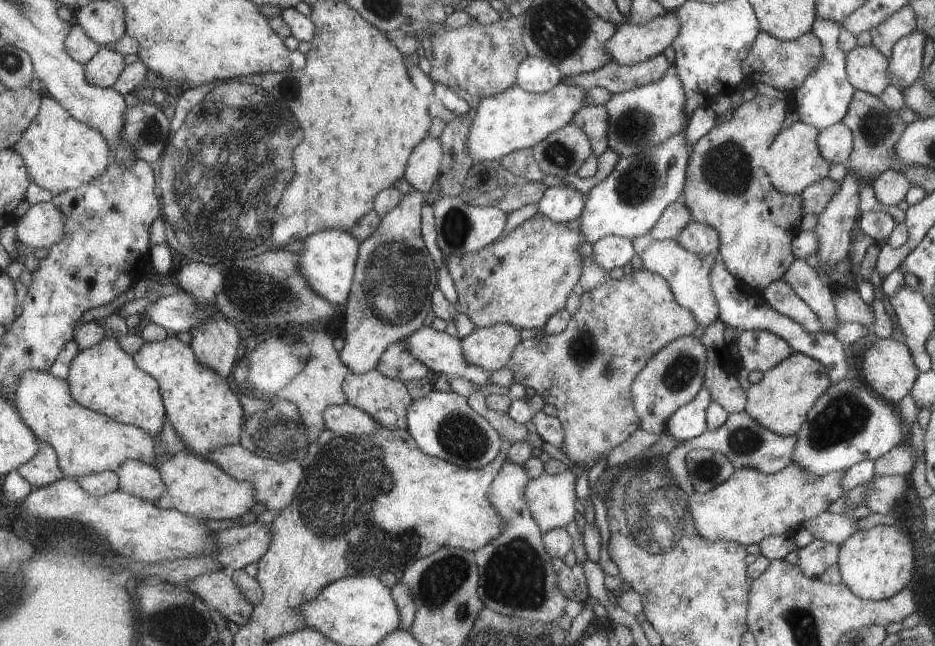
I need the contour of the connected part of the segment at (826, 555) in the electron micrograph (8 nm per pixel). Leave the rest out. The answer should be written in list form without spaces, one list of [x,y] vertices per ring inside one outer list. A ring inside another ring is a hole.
[[[814,539],[808,546],[798,549],[797,566],[808,578],[820,577],[830,566],[839,563],[840,546]]]

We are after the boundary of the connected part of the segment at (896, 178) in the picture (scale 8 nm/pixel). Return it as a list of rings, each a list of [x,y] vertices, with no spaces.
[[[892,168],[882,172],[872,183],[876,199],[884,206],[896,206],[905,200],[911,186],[909,177],[904,172]]]

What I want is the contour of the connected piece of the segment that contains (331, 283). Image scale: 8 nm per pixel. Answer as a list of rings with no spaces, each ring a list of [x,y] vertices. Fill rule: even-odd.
[[[329,229],[318,230],[310,236],[306,236],[303,250],[298,254],[298,272],[306,280],[306,284],[318,293],[318,296],[330,302],[330,304],[344,304],[348,301],[353,287],[353,277],[356,275],[357,259],[360,255],[361,244],[350,232]]]

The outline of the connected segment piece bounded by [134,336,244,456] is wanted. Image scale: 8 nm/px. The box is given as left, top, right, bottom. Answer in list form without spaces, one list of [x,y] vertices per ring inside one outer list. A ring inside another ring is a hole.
[[[177,336],[159,342],[145,342],[134,360],[160,384],[166,416],[172,422],[177,439],[182,440],[196,456],[240,443],[244,410],[237,394],[214,369],[198,361],[190,344],[185,344]]]

